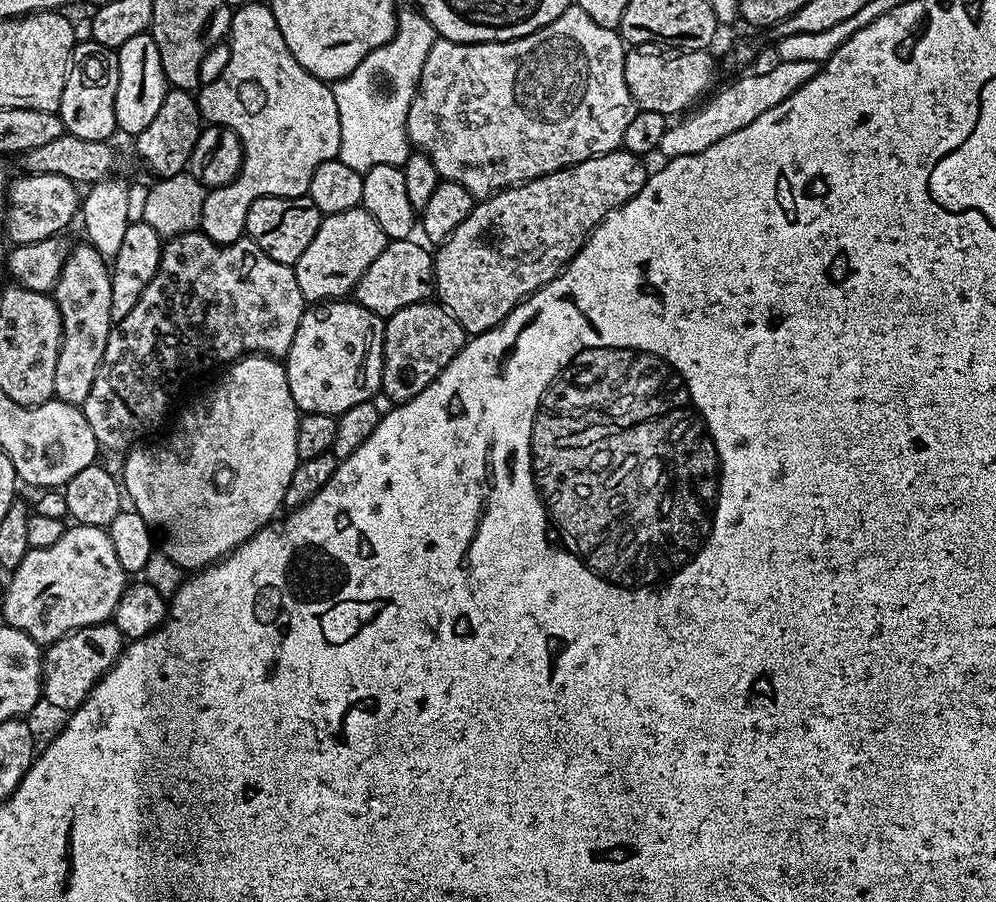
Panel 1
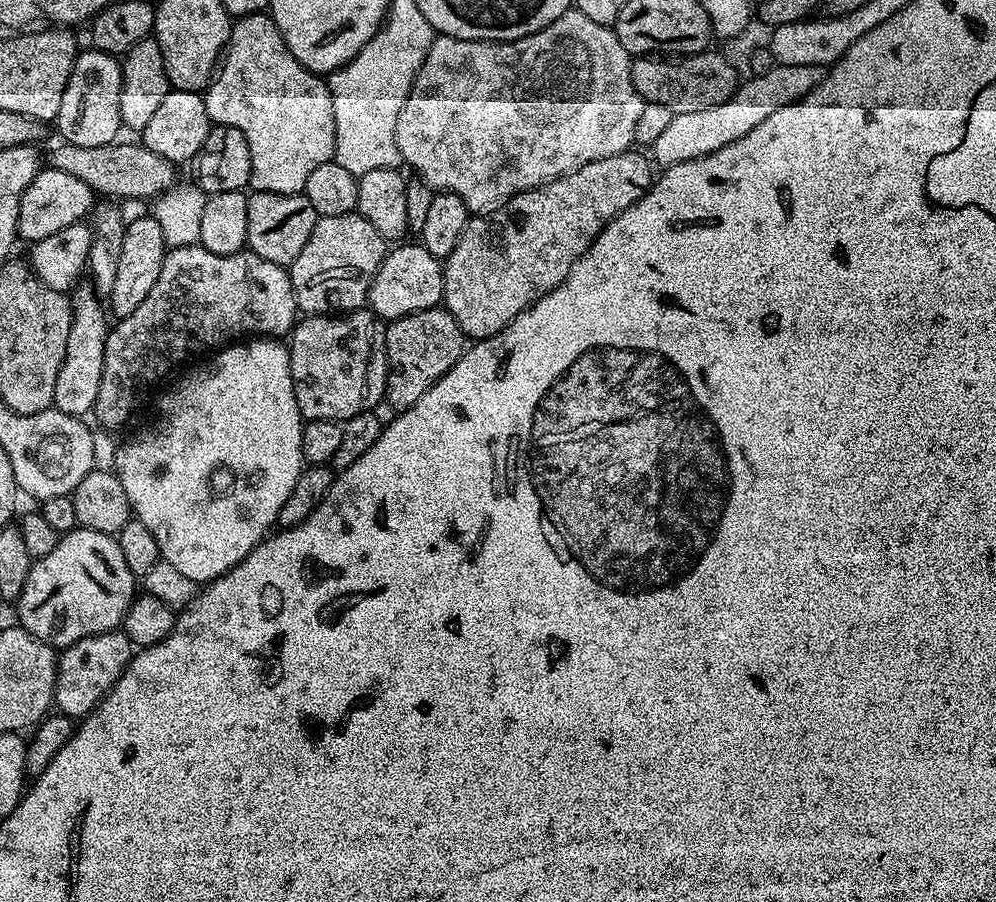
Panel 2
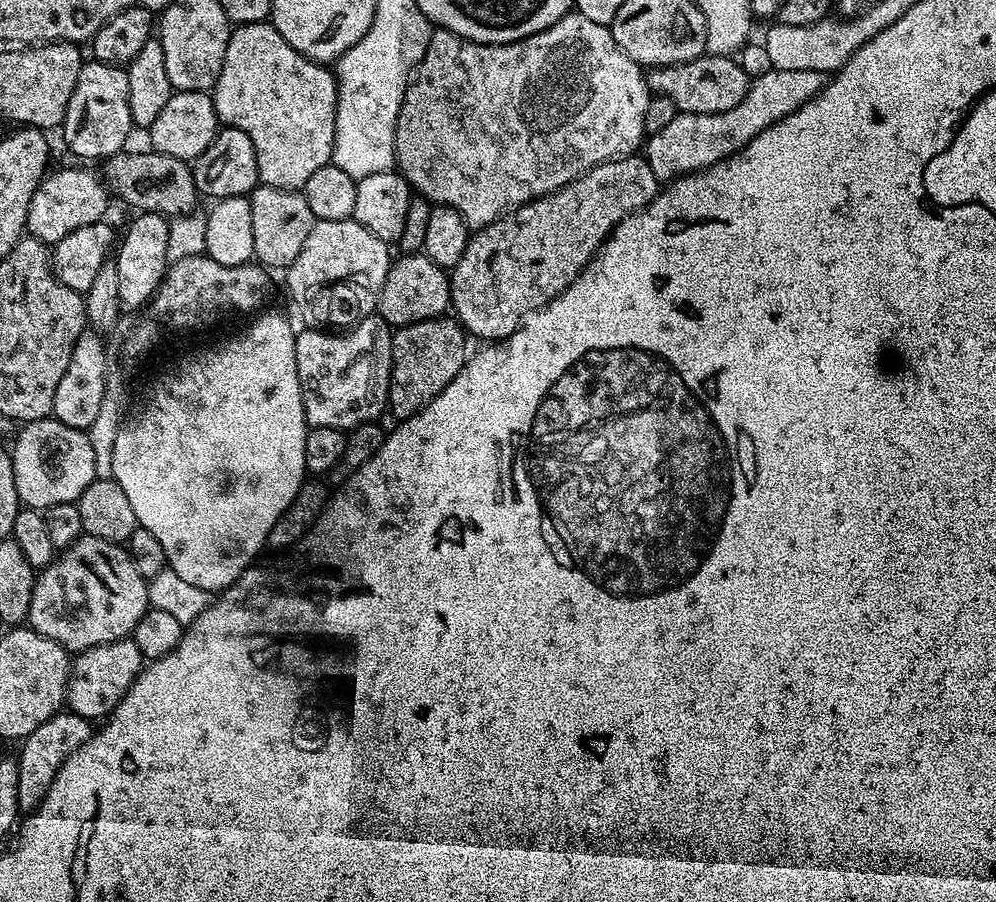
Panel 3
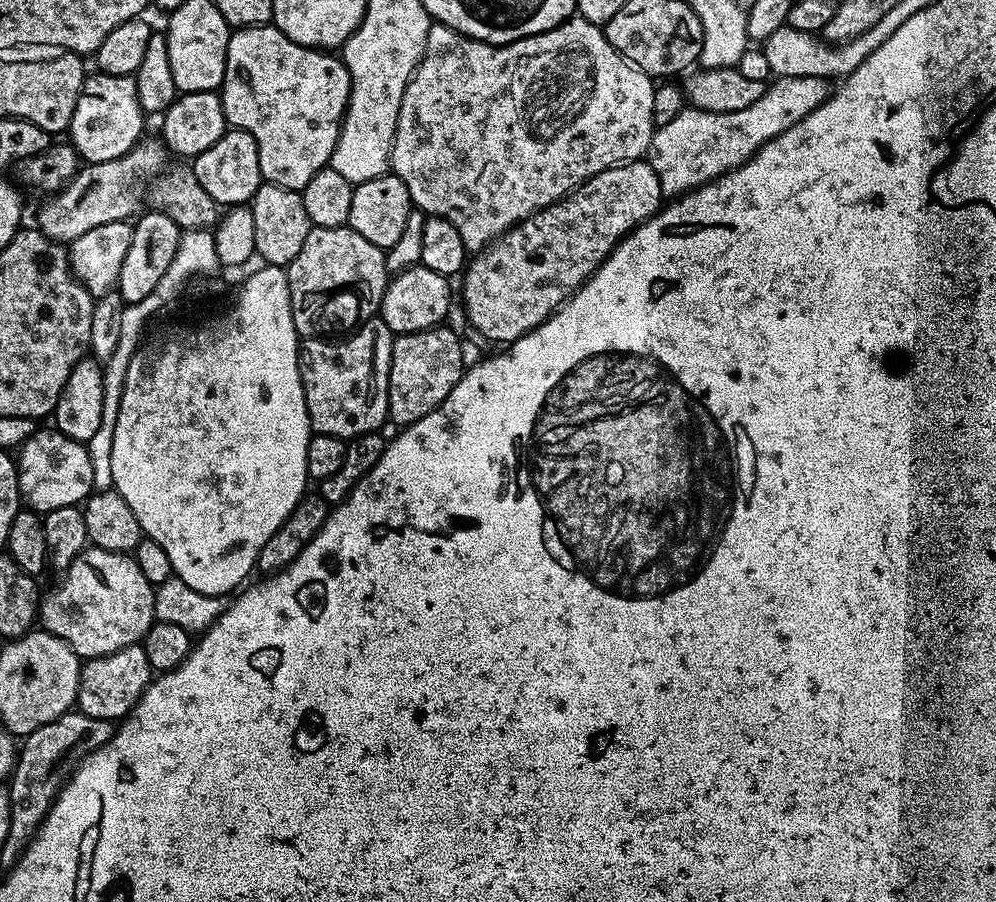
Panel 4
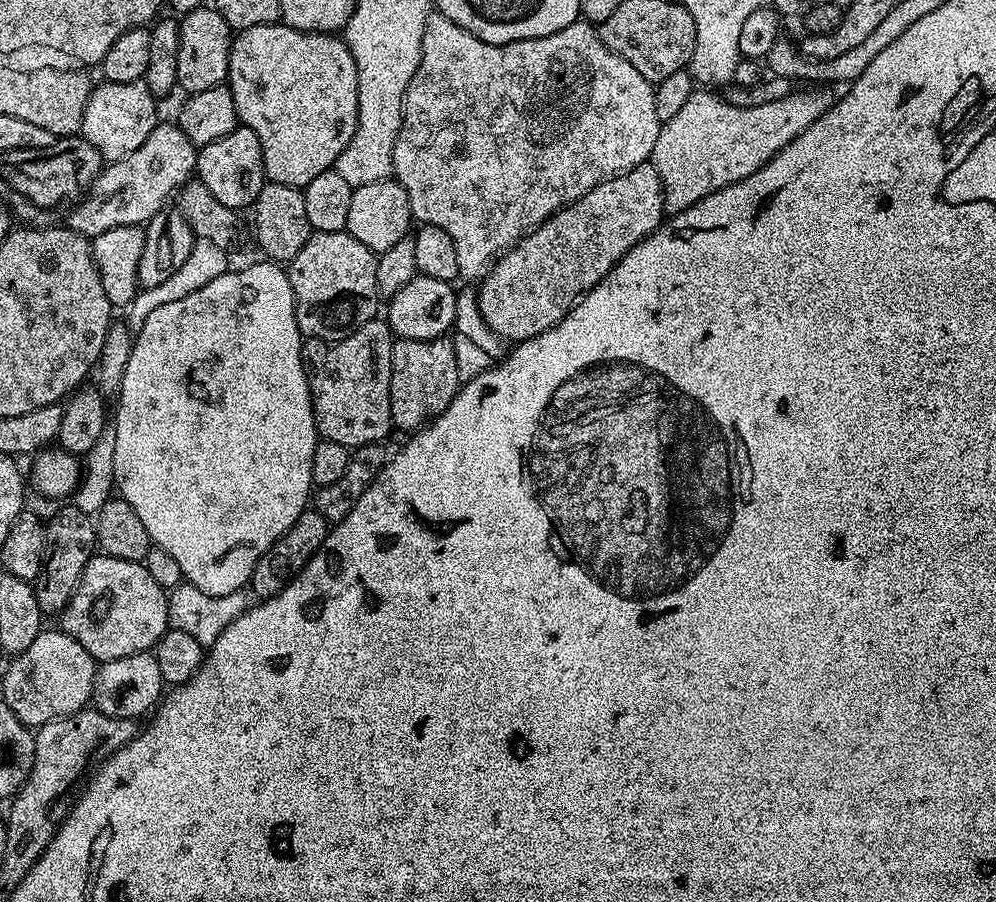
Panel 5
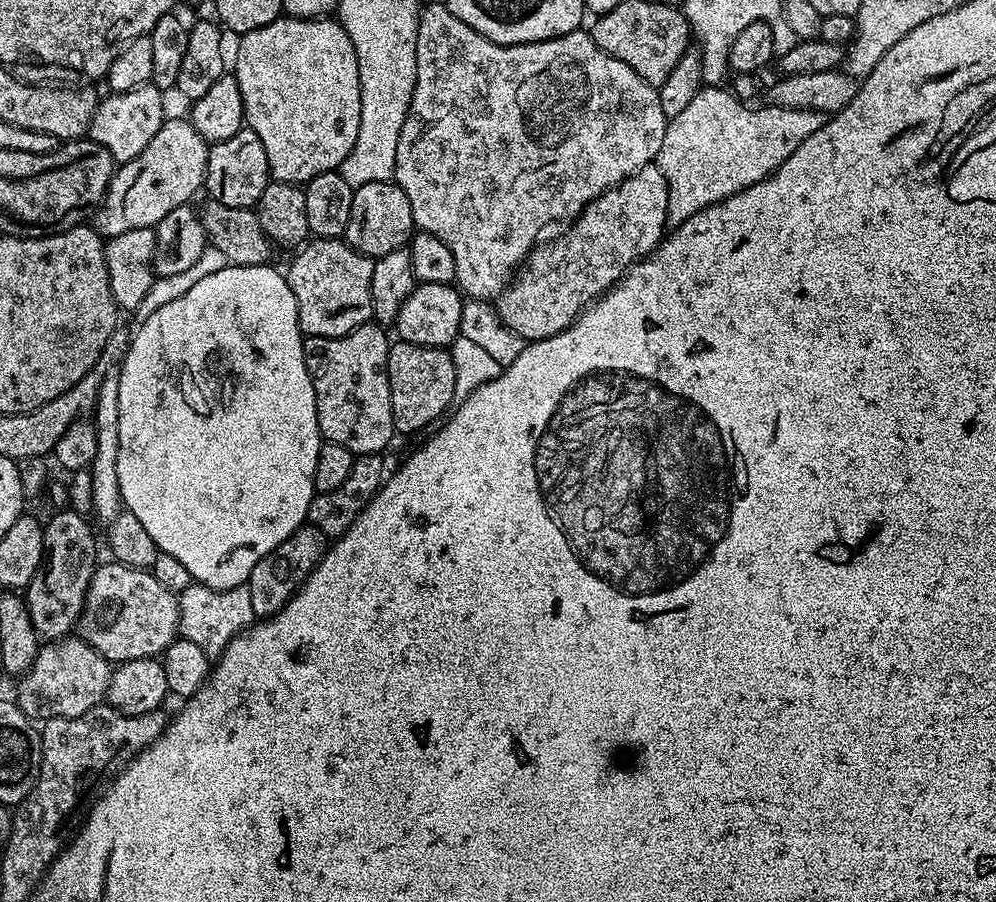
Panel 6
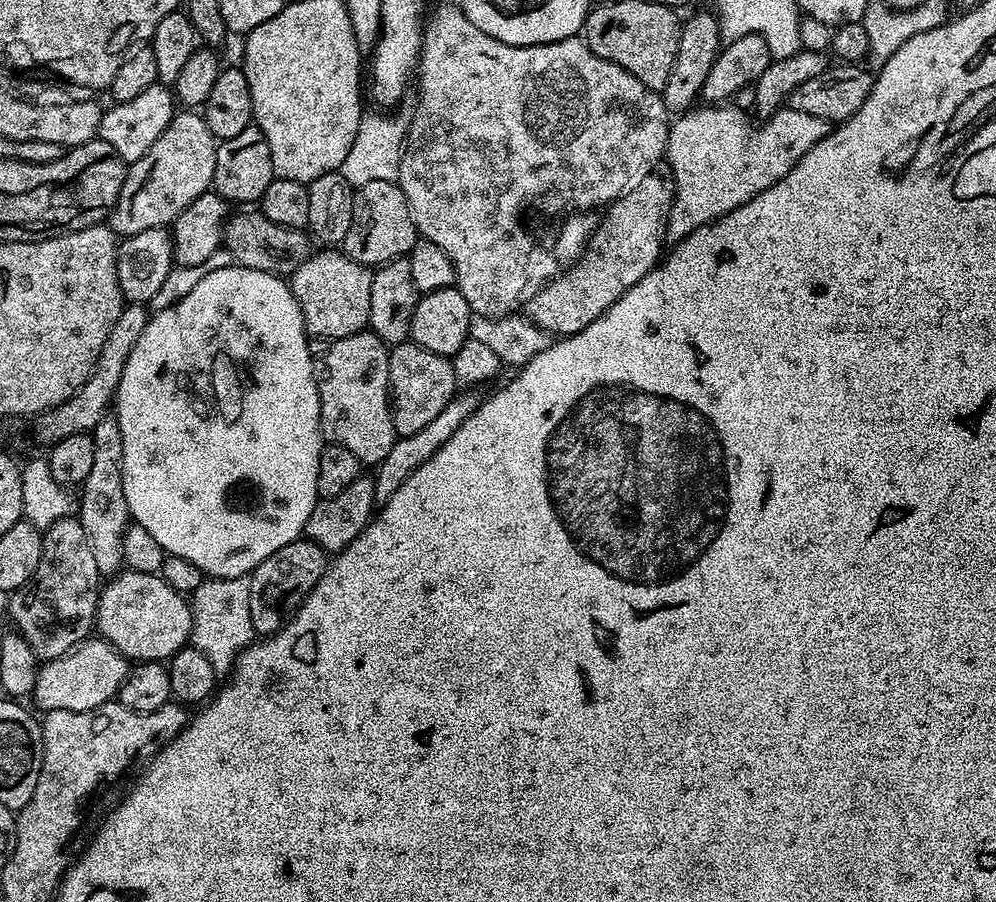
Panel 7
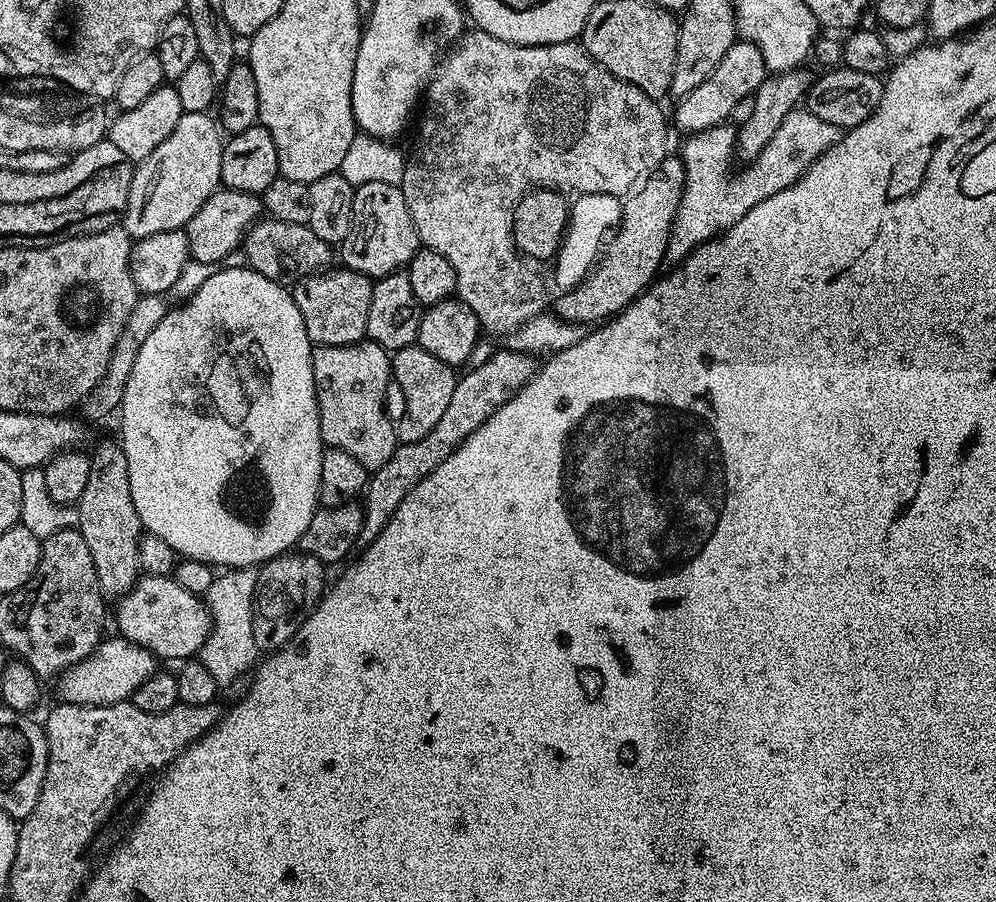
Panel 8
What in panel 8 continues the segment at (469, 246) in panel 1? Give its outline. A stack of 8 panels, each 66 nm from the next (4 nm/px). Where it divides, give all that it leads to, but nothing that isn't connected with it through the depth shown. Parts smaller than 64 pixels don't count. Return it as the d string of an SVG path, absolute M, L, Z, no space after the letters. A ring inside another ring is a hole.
M676 154L665 155L658 171L649 178L642 190L623 201L620 222L611 233L606 251L595 267L580 284L559 293L560 301L554 308L555 315L569 320L571 324L596 326L629 308L661 271L659 268L664 264L666 242L672 237L674 214L678 214L683 189L683 160Z

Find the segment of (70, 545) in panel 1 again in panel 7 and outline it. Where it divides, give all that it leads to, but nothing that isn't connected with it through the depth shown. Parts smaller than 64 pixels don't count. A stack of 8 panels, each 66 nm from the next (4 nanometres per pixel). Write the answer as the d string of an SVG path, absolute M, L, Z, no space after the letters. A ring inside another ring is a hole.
M121 571L101 587L96 603L95 631L114 650L123 654L129 662L167 662L178 649L192 639L192 605L185 593L174 590L164 577L155 572Z

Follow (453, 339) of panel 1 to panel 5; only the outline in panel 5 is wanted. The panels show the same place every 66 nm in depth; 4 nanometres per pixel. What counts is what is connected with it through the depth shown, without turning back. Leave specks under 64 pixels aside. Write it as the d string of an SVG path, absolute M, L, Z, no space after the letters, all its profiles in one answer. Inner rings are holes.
M451 339L392 341L390 354L390 414L393 429L415 433L448 409L462 387L460 360Z

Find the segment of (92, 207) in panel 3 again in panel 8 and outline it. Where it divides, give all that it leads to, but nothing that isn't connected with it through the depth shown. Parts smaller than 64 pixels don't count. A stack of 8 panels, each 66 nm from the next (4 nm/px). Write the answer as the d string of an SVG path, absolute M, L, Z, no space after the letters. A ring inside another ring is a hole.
M186 112L174 134L154 149L150 158L135 165L122 226L133 241L166 230L181 230L202 210L202 202L221 187L222 150L226 140L222 129L208 112Z

